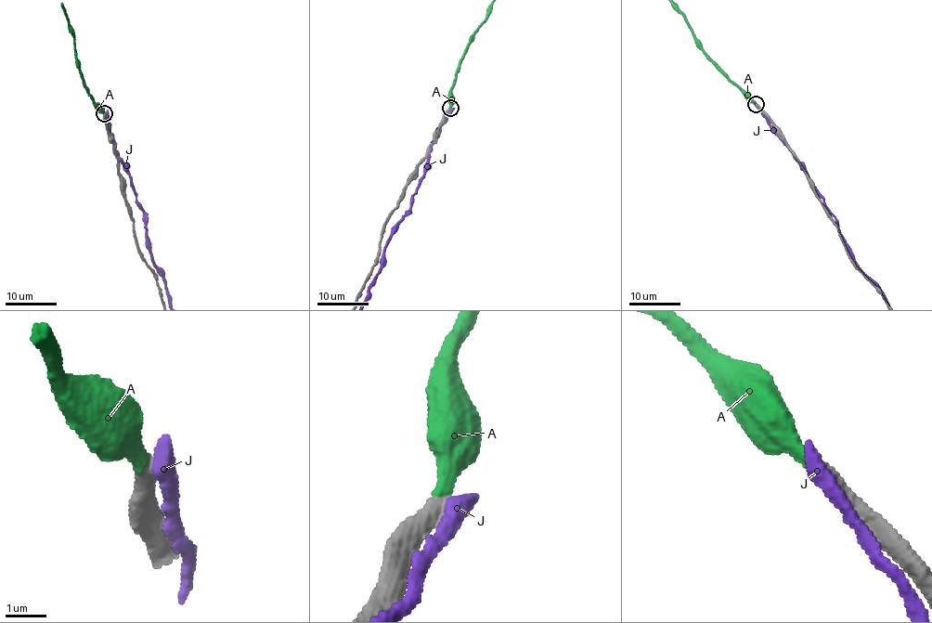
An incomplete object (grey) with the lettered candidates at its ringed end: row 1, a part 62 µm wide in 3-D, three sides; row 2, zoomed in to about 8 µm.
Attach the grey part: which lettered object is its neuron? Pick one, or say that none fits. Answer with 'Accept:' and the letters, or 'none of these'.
Accept: A

